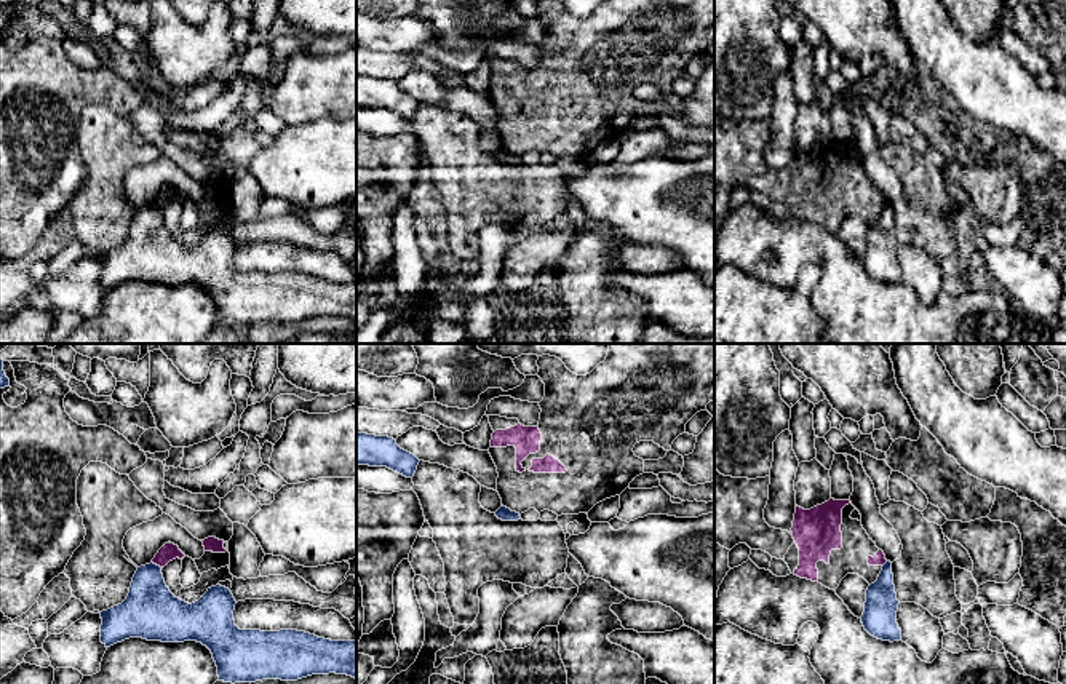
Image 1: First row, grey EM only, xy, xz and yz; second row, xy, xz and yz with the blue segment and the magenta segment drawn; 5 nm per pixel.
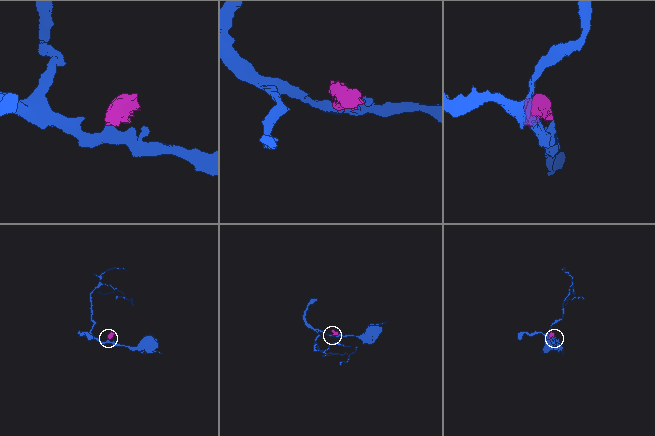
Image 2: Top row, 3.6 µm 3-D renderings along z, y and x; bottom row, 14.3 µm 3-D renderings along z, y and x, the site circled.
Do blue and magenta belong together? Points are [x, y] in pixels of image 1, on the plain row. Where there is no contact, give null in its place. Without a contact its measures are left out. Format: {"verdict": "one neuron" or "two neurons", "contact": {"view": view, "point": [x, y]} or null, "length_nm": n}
{"verdict": "two neurons", "contact": {"view": "xy", "point": [155, 206]}, "length_nm": 60}

